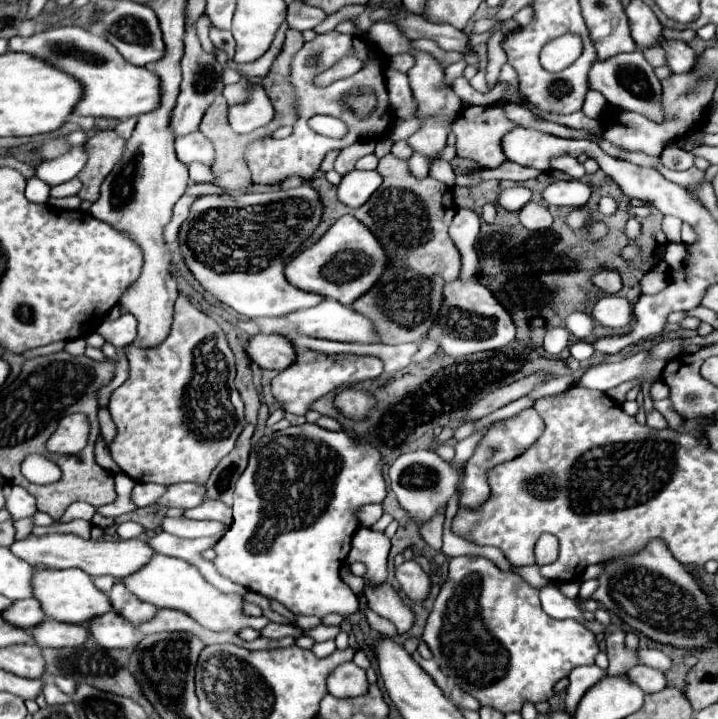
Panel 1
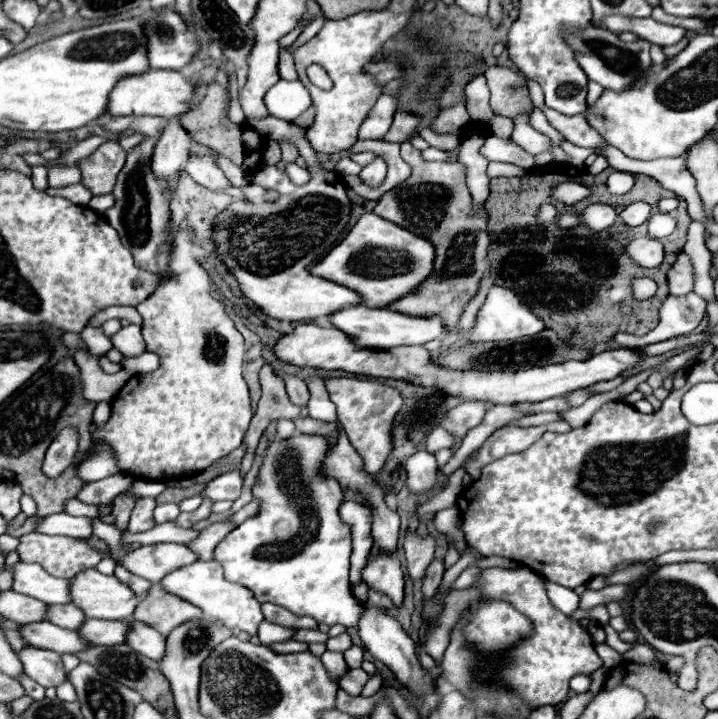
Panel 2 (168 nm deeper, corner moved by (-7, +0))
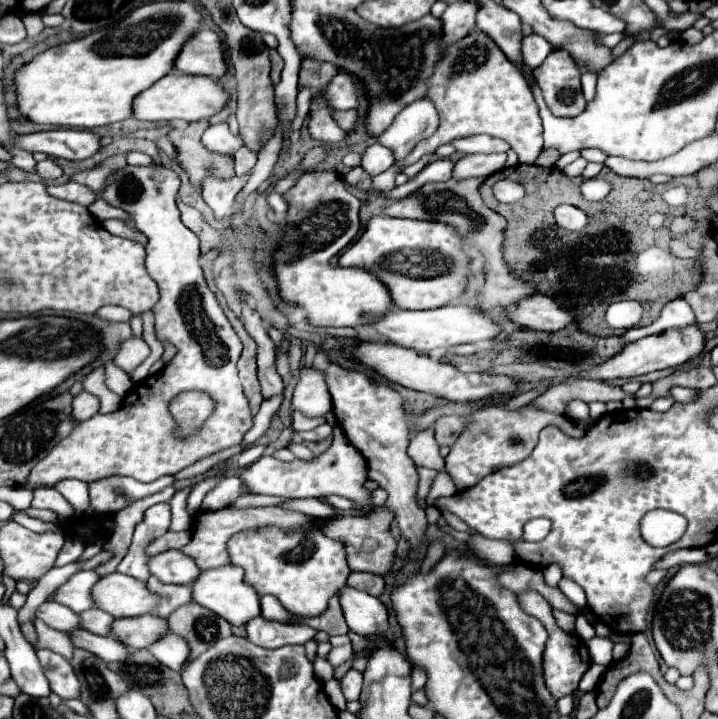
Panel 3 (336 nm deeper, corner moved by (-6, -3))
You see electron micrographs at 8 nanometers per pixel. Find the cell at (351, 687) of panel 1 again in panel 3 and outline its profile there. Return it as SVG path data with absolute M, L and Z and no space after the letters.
M353 668L341 678L341 690L343 690L343 694L345 694L345 698L349 702L351 700L359 700L361 684L363 684L363 674L357 672L357 670L353 670Z

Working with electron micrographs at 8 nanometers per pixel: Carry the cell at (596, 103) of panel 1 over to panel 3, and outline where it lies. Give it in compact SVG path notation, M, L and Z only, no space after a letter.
M583 74L581 76L581 84L583 84L583 92L585 92L585 100L593 100L595 96L595 84L597 84L597 74Z

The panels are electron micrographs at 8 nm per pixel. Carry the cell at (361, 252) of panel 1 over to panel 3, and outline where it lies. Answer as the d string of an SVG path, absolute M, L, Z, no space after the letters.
M375 216L365 232L341 256L337 266L361 268L377 276L391 294L391 306L399 310L429 310L447 306L465 292L469 262L459 236L451 226L405 218Z

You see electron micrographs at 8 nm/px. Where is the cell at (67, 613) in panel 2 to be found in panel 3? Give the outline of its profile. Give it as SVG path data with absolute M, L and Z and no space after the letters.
M93 608L93 610L85 610L85 612L79 612L79 624L81 628L85 630L91 630L93 634L99 634L99 636L105 636L109 634L109 628L111 628L111 622L115 620L111 614L99 610L99 608Z

